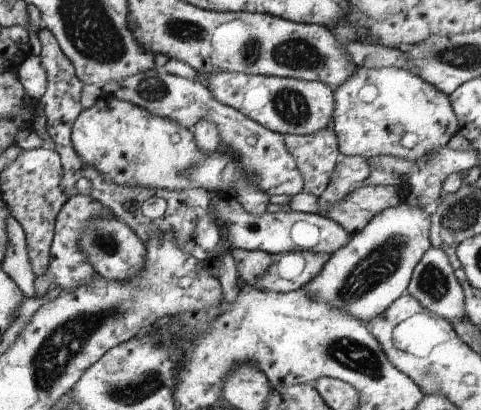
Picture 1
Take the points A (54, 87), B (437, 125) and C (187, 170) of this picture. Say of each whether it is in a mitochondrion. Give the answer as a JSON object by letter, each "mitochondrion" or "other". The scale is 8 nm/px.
{"A":"other","B":"other","C":"mitochondrion"}

